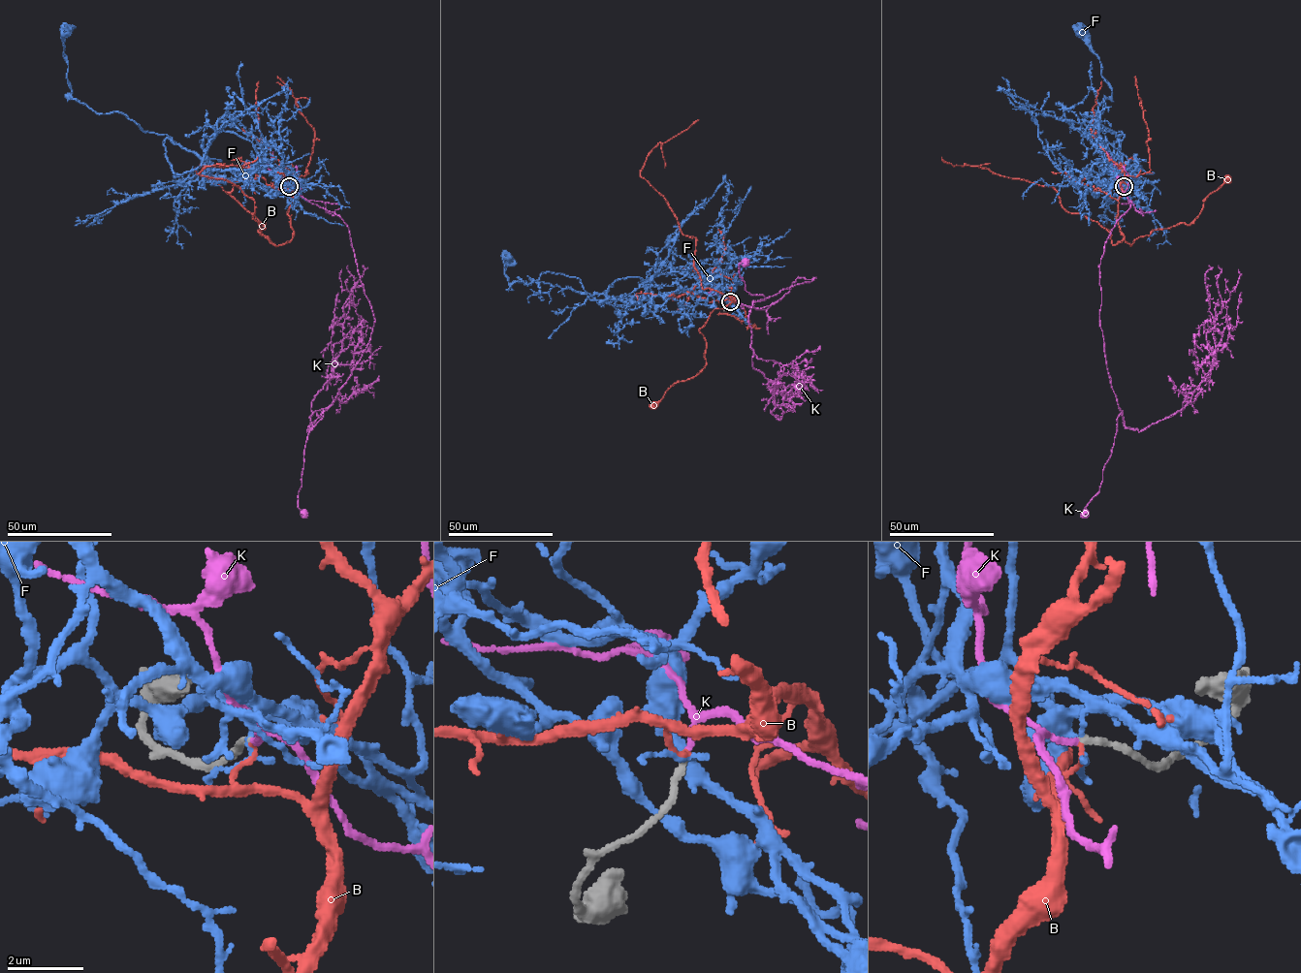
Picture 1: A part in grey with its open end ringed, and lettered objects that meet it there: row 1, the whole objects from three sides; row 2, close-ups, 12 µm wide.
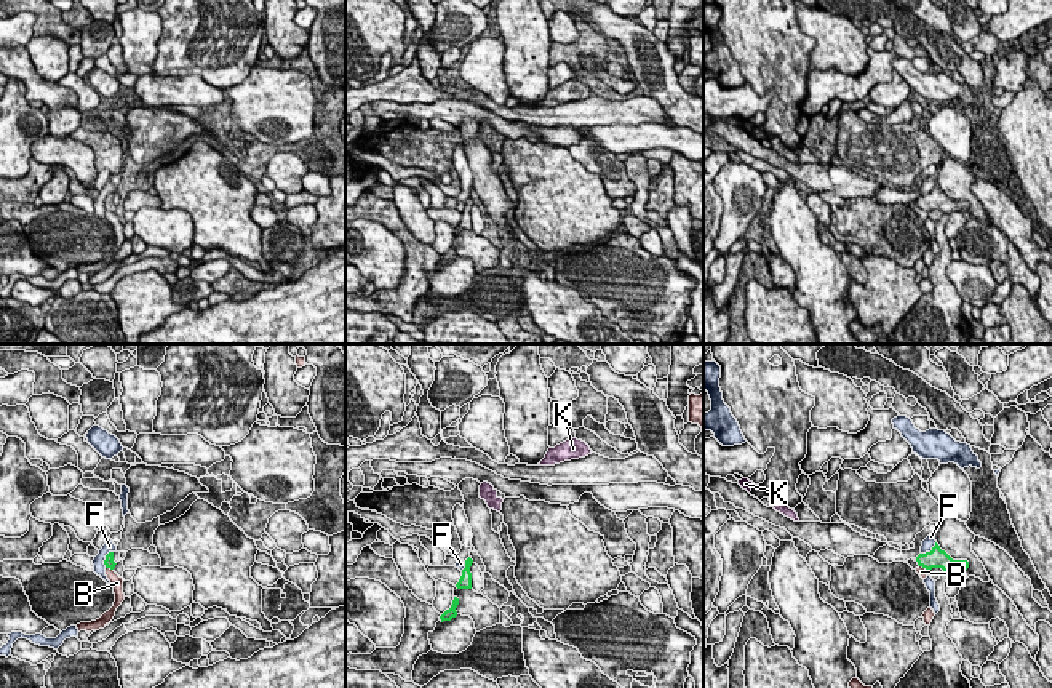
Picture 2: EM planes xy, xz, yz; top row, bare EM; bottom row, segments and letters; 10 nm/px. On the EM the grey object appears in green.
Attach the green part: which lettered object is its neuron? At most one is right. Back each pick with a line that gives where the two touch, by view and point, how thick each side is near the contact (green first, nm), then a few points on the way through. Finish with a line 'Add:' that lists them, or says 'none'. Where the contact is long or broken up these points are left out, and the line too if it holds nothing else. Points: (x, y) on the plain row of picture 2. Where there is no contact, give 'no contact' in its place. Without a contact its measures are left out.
K: no contact
Add: K

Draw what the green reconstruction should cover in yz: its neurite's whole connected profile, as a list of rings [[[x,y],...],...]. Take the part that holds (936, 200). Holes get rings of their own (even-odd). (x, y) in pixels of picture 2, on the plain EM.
[[[935,184],[930,194],[919,195],[916,198],[919,208],[926,210],[927,213],[932,210],[942,210],[943,213],[961,211],[966,213],[969,210],[967,202],[953,202],[940,187]]]

